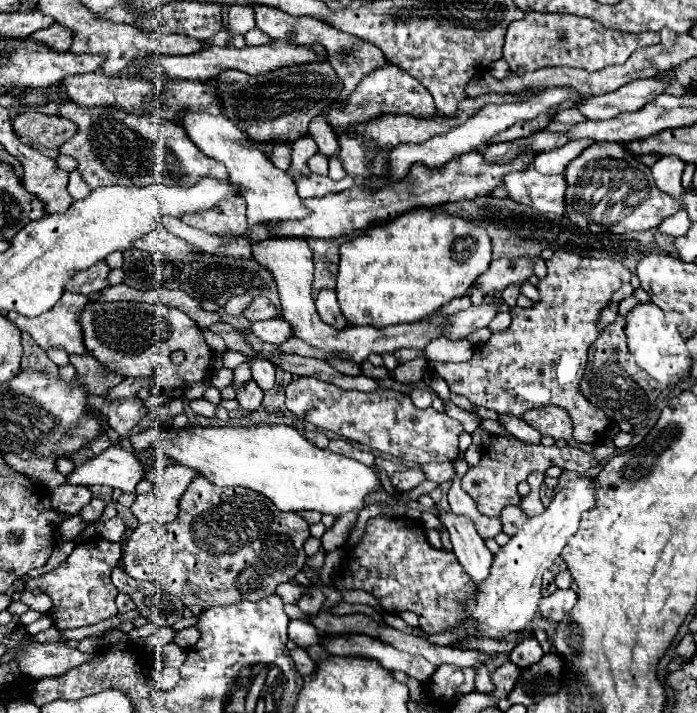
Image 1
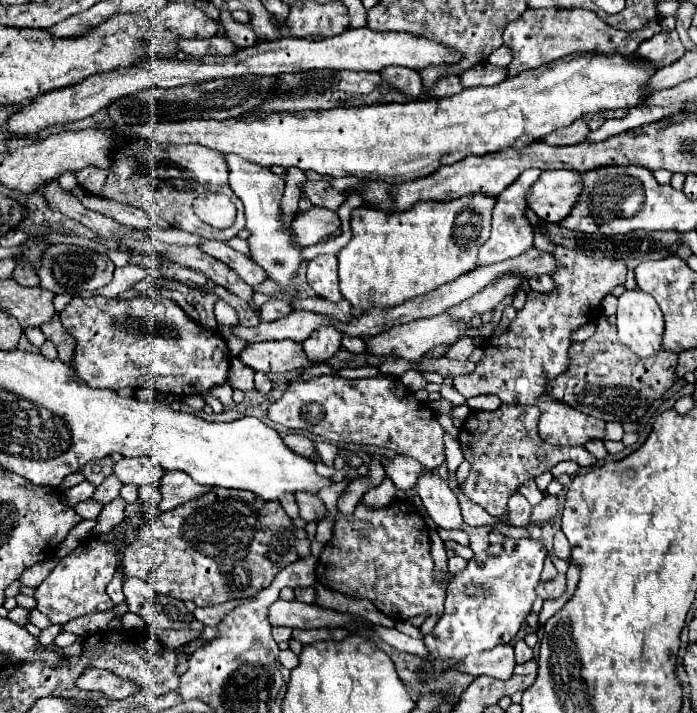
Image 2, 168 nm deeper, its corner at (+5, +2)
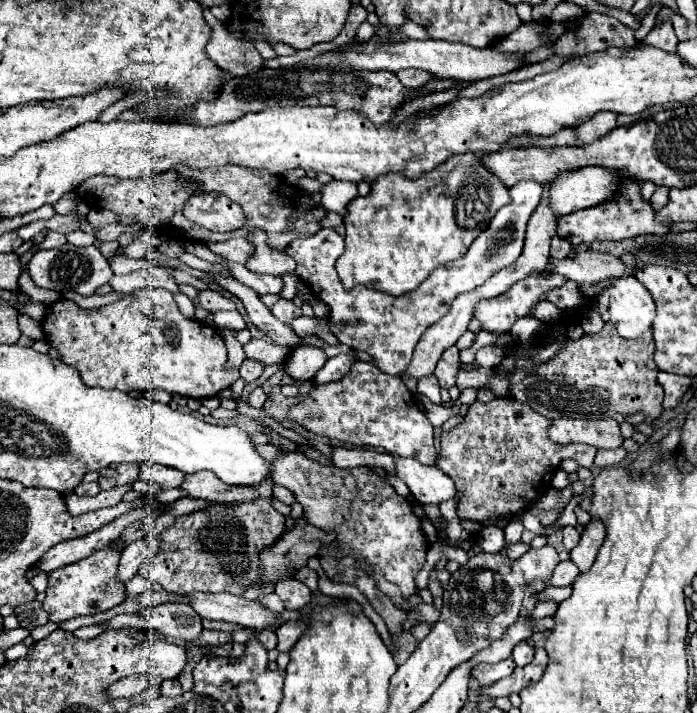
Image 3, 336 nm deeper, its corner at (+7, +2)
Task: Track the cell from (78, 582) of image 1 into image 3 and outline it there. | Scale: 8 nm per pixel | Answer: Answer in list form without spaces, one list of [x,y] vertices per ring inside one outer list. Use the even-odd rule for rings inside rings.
[[[104,548],[76,564],[50,572],[46,600],[42,602],[42,608],[48,612],[50,620],[58,624],[76,616],[98,614],[118,606],[126,598],[126,586],[120,584],[120,580],[116,580],[118,562],[120,562],[120,552],[114,548]]]

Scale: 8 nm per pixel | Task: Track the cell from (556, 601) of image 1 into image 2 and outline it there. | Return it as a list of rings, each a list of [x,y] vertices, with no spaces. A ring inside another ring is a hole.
[[[558,574],[550,582],[540,582],[538,588],[536,588],[536,592],[538,592],[538,596],[542,600],[556,600],[556,598],[564,596],[564,592],[566,592],[566,576]]]

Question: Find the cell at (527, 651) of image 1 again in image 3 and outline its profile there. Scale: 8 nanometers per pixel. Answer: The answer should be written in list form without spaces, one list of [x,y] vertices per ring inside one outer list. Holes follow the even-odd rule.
[[[520,642],[516,644],[514,652],[512,652],[512,660],[518,664],[518,666],[526,666],[534,660],[534,648],[528,644],[528,642]]]

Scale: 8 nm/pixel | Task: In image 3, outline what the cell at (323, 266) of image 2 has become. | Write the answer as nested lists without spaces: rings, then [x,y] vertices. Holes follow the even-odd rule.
[[[532,180],[518,182],[510,188],[510,196],[512,202],[496,212],[486,232],[482,232],[482,236],[470,244],[468,252],[460,260],[452,260],[446,266],[436,268],[436,272],[432,272],[432,276],[428,276],[420,288],[398,298],[368,288],[358,288],[358,292],[354,292],[342,286],[334,262],[344,252],[344,238],[334,228],[320,228],[314,236],[296,238],[286,248],[286,254],[296,260],[298,278],[308,284],[316,298],[330,306],[330,322],[334,324],[332,334],[338,338],[338,342],[350,346],[352,350],[370,354],[376,362],[376,368],[380,368],[384,374],[398,376],[408,368],[414,346],[422,332],[446,316],[456,296],[478,288],[488,278],[492,278],[492,274],[500,272],[500,268],[506,268],[518,260],[524,246],[526,224],[540,202],[542,186]]]

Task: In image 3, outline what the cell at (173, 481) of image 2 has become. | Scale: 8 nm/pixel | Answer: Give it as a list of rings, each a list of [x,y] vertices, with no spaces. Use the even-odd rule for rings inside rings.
[[[196,472],[186,476],[182,490],[188,492],[192,498],[204,500],[218,500],[218,502],[244,502],[256,498],[272,498],[272,480],[264,480],[264,484],[256,484],[256,488],[232,488],[222,480],[216,480],[212,472]]]

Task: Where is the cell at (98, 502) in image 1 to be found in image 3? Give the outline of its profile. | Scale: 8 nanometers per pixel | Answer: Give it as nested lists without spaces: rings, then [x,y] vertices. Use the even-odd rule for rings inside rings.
[[[120,464],[118,468],[118,486],[124,486],[124,484],[134,484],[138,478],[140,478],[140,468],[138,464]]]

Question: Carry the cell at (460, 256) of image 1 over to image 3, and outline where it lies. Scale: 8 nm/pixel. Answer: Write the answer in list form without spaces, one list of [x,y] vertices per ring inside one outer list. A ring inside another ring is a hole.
[[[468,152],[448,158],[434,172],[426,172],[416,180],[404,180],[400,174],[380,176],[364,198],[354,198],[348,204],[346,250],[336,260],[338,276],[344,288],[362,284],[390,296],[402,296],[416,290],[430,272],[450,260],[460,258],[472,240],[488,228],[488,220],[508,204],[508,188],[480,168],[484,152]],[[462,186],[462,220],[456,214],[456,202]]]

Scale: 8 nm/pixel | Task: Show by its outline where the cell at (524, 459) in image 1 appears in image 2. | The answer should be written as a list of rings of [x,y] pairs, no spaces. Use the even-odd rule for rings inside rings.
[[[502,404],[494,412],[472,412],[462,428],[458,442],[462,446],[464,458],[472,462],[468,478],[462,482],[460,490],[472,502],[480,504],[490,516],[502,516],[508,498],[530,478],[536,478],[544,470],[550,470],[562,460],[572,460],[582,468],[594,466],[596,458],[584,450],[584,446],[552,446],[538,436],[540,410],[536,406],[508,406]]]

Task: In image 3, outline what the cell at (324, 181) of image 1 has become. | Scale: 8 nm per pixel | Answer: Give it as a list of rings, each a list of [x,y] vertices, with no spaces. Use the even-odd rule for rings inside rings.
[[[328,182],[322,190],[322,206],[328,210],[328,212],[336,212],[336,214],[346,214],[346,204],[358,196],[358,190],[356,190],[356,184],[352,182]]]

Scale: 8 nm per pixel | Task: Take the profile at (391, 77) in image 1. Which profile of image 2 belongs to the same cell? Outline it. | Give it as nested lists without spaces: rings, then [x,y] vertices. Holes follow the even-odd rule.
[[[390,66],[390,68],[384,68],[378,74],[382,76],[382,80],[386,80],[386,84],[390,84],[392,88],[398,88],[398,92],[406,92],[408,96],[420,98],[422,80],[420,80],[416,70],[402,68],[402,66]]]

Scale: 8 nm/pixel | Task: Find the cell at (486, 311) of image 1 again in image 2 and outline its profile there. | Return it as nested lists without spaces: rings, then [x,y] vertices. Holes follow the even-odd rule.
[[[438,314],[438,316],[430,316],[430,318],[422,318],[422,320],[416,320],[416,322],[410,322],[410,324],[402,324],[402,326],[394,326],[390,328],[388,332],[382,332],[378,336],[374,336],[366,348],[370,354],[376,354],[376,356],[382,356],[382,354],[394,354],[394,356],[400,356],[400,358],[406,358],[410,362],[422,358],[428,350],[436,348],[436,346],[442,346],[442,344],[454,344],[466,330],[470,330],[472,324],[466,322],[466,320],[456,320],[452,318],[450,314]]]

